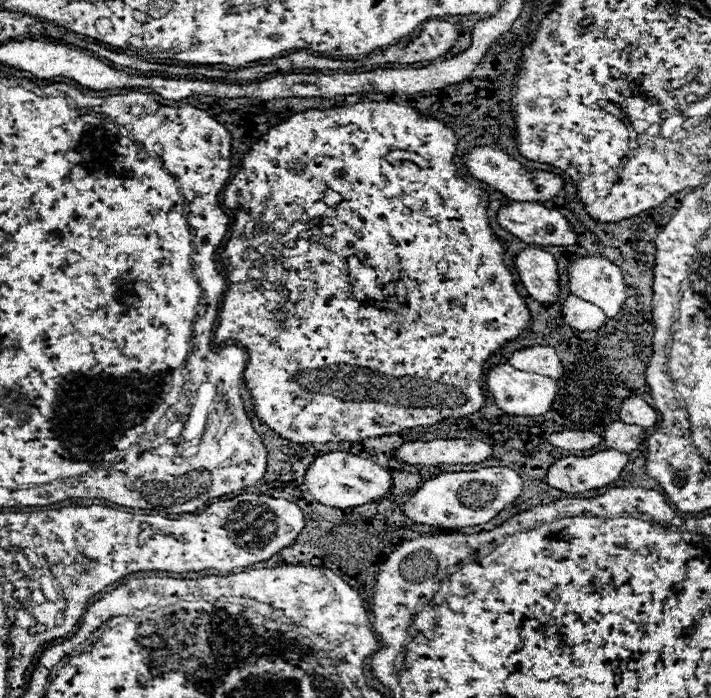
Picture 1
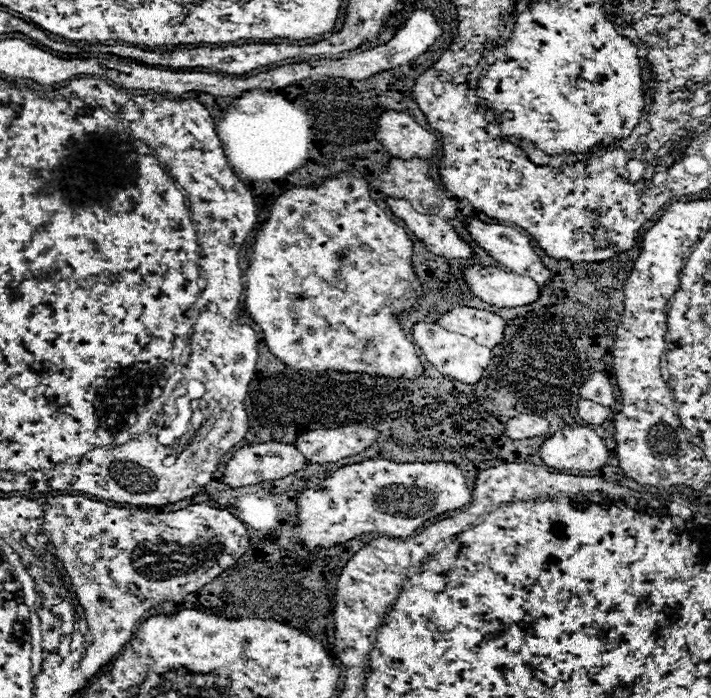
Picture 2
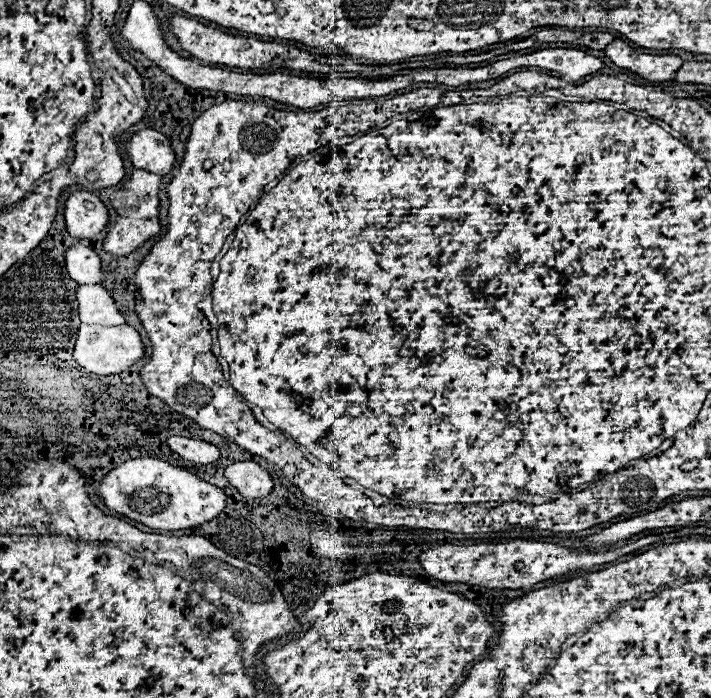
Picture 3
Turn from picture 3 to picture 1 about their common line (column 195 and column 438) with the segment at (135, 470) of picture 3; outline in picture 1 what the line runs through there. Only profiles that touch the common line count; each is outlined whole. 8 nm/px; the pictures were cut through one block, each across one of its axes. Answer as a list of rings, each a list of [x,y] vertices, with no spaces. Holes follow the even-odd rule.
[[[508,466],[480,468],[474,472],[442,472],[428,478],[416,494],[400,504],[404,516],[416,524],[440,528],[466,528],[490,522],[522,492],[522,478]]]

